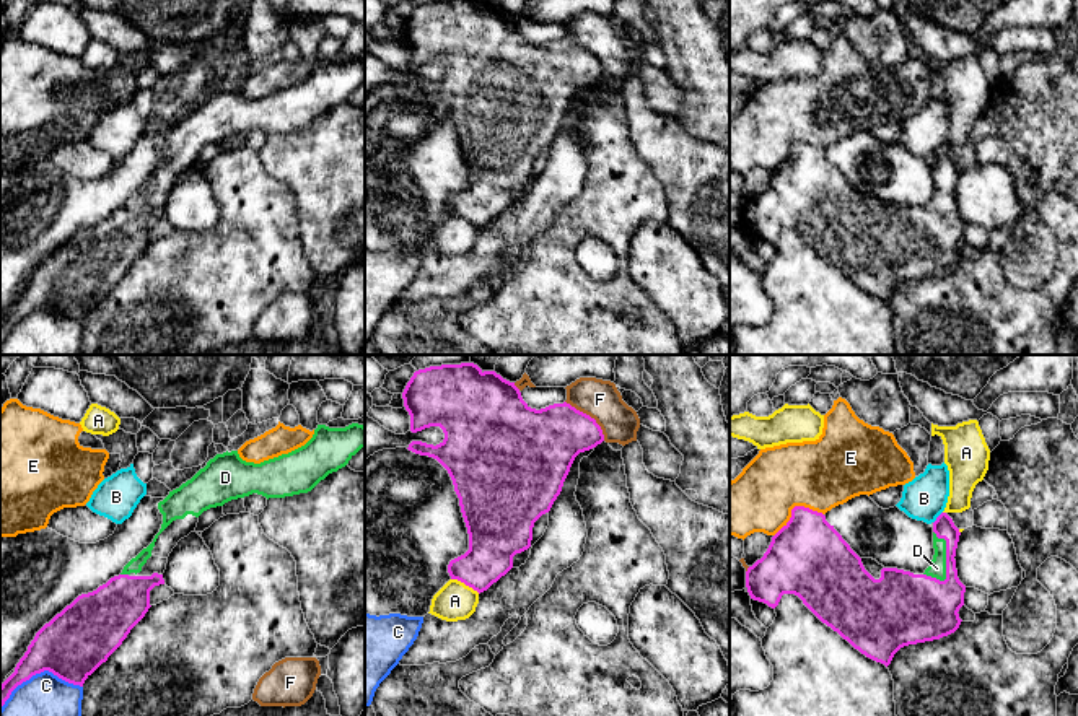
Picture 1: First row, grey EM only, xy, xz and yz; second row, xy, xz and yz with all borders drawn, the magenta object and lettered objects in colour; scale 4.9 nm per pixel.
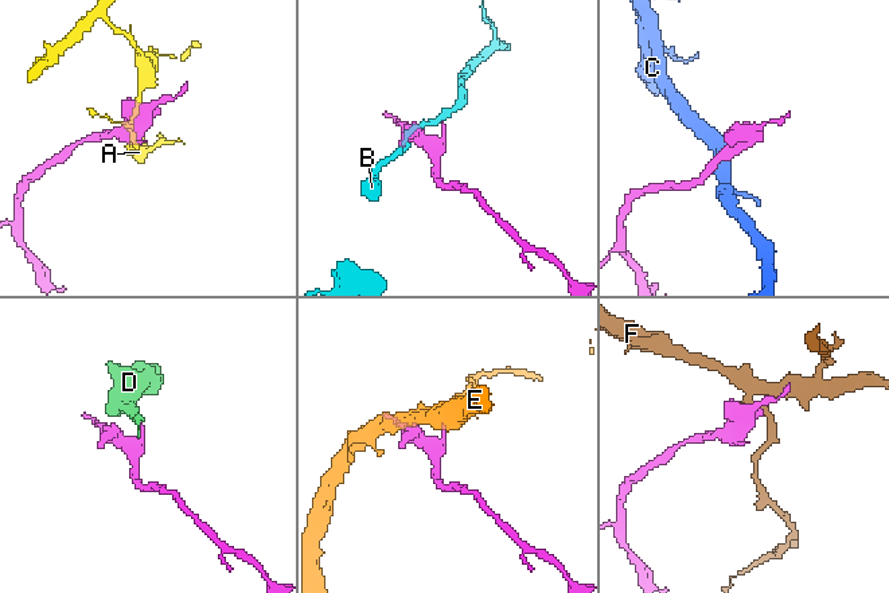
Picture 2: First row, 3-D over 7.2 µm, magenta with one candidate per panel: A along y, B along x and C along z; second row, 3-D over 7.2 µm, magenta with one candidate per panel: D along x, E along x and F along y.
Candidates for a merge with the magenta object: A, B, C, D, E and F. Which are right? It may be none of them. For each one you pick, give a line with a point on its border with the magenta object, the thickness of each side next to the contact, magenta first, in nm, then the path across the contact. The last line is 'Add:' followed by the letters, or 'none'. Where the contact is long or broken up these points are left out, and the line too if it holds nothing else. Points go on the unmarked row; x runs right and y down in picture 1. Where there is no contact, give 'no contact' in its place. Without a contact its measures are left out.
D: contact yz (946, 191); calibres 260 and 90 nm
Add: D

